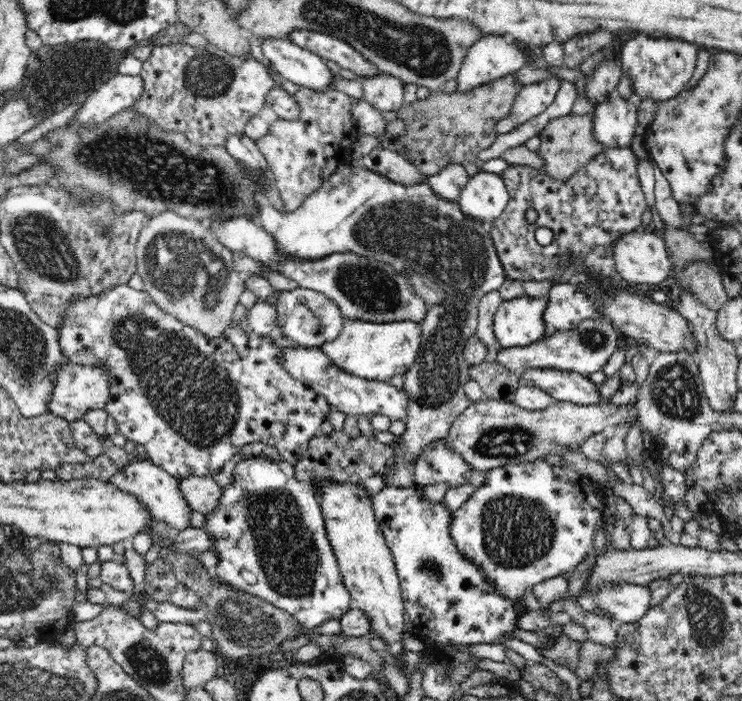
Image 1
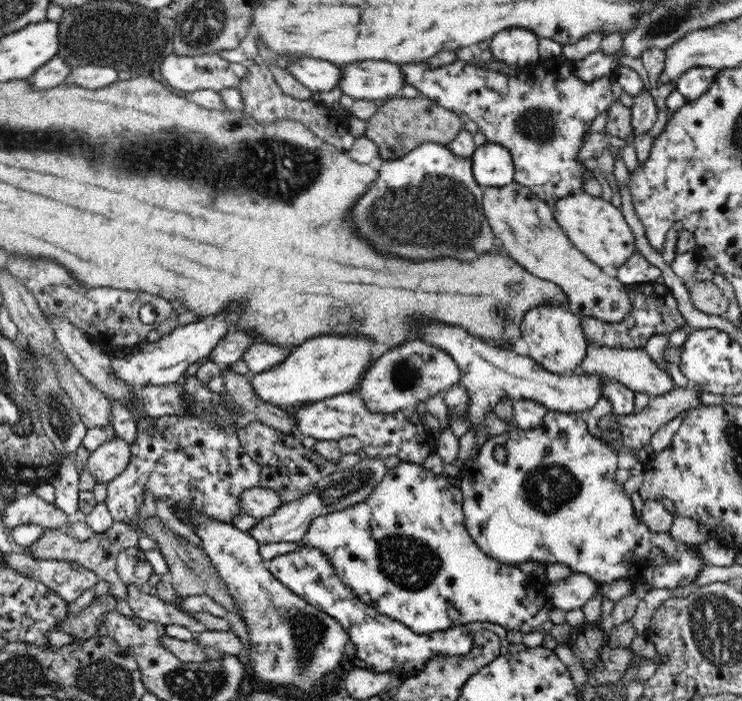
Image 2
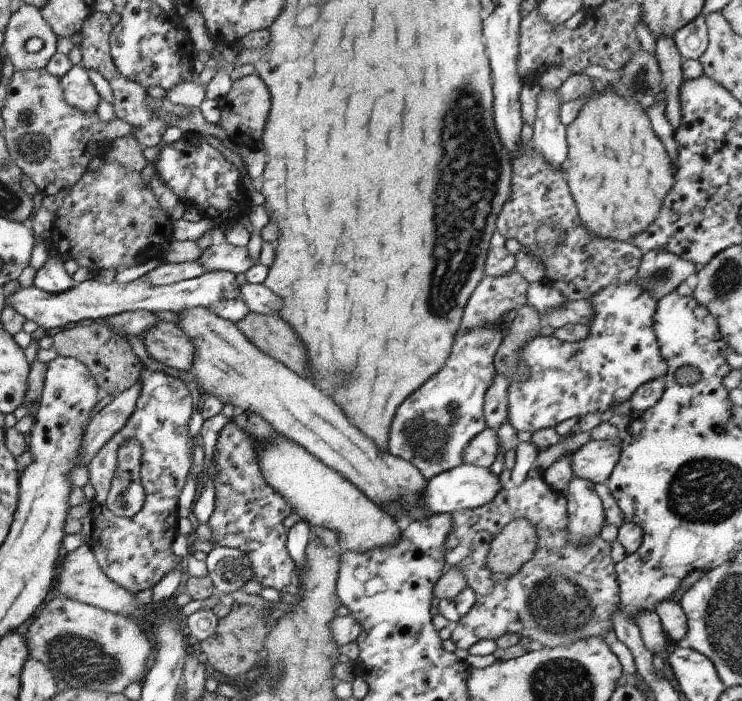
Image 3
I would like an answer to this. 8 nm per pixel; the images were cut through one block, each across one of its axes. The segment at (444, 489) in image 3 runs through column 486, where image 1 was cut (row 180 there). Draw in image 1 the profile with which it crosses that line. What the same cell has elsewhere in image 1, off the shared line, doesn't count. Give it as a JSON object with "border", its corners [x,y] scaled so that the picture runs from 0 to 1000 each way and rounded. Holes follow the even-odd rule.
{"border":[[[647,243],[631,254],[616,290],[633,312],[663,320],[683,297],[686,280],[675,248]]]}

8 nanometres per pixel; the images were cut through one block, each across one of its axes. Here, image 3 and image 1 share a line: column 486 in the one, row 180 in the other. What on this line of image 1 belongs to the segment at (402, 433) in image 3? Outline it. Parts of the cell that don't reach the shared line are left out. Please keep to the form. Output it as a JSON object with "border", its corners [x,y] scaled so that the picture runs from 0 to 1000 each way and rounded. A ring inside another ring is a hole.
{"border":[[[484,231],[456,237],[453,245],[449,245],[426,274],[414,280],[396,302],[377,302],[352,284],[346,291],[346,308],[358,332],[371,341],[379,365],[403,371],[434,371],[447,362],[472,359],[526,377],[542,394],[553,387],[563,387],[593,407],[601,418],[602,431],[577,437],[567,459],[569,488],[565,505],[558,521],[544,535],[543,553],[550,561],[546,615],[538,622],[535,632],[527,633],[530,650],[513,675],[519,695],[553,696],[559,688],[555,656],[559,656],[570,639],[582,629],[598,626],[609,602],[636,578],[625,553],[625,548],[632,542],[632,521],[624,508],[625,491],[642,476],[644,437],[650,422],[671,415],[683,395],[662,340],[662,320],[633,312],[621,301],[616,285],[590,282],[581,272],[574,254],[553,265],[534,262],[520,251],[488,238]]]}

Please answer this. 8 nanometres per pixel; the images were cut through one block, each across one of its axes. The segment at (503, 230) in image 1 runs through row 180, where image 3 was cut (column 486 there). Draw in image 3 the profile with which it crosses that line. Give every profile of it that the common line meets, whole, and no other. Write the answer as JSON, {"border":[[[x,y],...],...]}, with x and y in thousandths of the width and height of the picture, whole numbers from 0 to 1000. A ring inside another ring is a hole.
{"border":[[[718,665],[701,692],[686,690],[652,722],[635,729],[616,729],[608,732],[609,756],[604,760],[600,773],[600,802],[606,807],[620,812],[633,837],[642,849],[642,859],[632,873],[620,880],[617,892],[609,900],[609,916],[616,924],[632,926],[646,913],[668,913],[678,904],[693,903],[702,909],[709,907],[714,913],[733,923],[763,922],[795,909],[814,909],[826,899],[829,887],[826,880],[834,870],[836,835],[832,829],[829,803],[822,792],[823,776],[806,763],[798,776],[806,782],[806,805],[801,810],[787,810],[792,799],[790,779],[774,779],[765,770],[767,736],[764,732],[764,710],[760,705],[745,698],[732,680],[733,670]],[[689,742],[713,742],[724,756],[724,780],[718,795],[702,807],[695,819],[670,819],[664,822],[656,815],[656,793],[660,773]]]}

